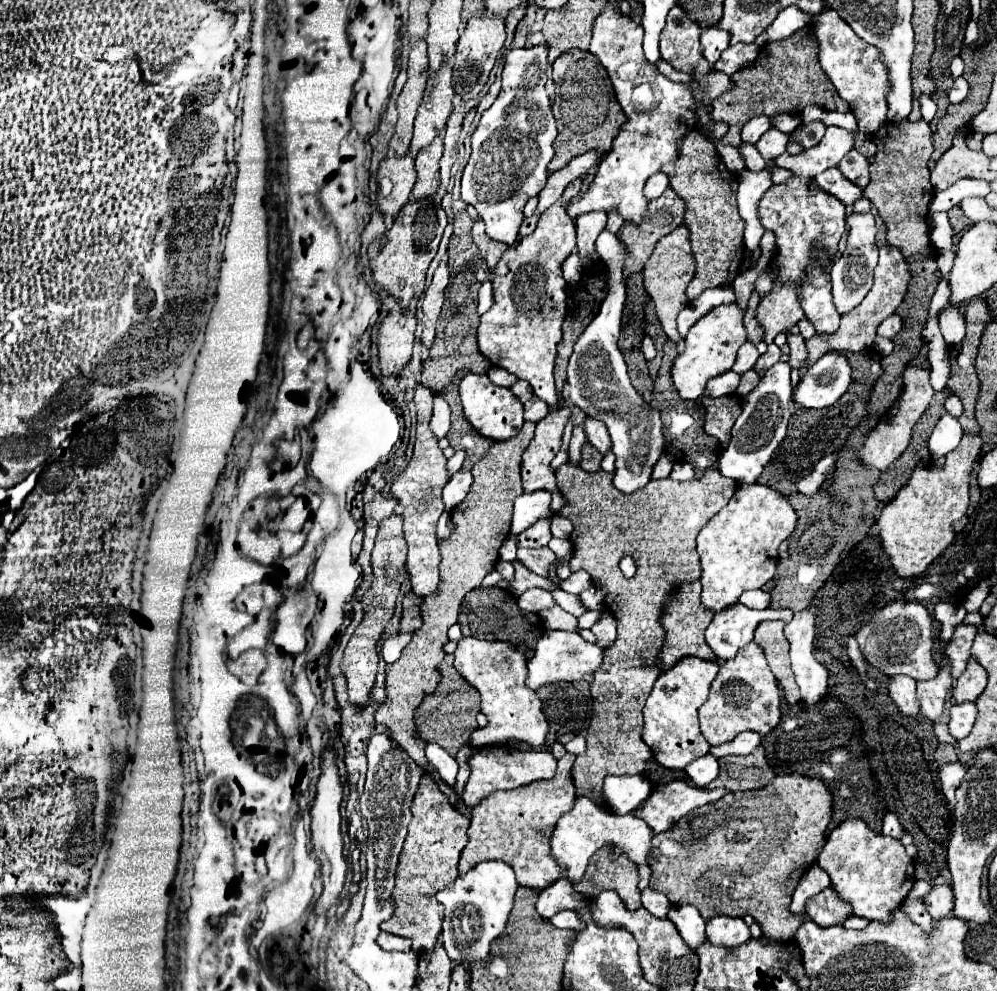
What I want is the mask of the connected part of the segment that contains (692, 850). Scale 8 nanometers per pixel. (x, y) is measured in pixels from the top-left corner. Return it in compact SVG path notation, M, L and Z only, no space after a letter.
M800 773L776 777L764 789L726 793L720 801L688 813L688 817L668 833L654 835L652 857L656 857L656 861L652 861L654 879L650 881L650 887L668 895L676 905L694 905L704 919L712 919L716 915L752 915L766 937L788 941L802 925L800 915L790 913L792 893L806 869L818 859L826 843L830 821L832 793L828 785L822 779L804 777Z

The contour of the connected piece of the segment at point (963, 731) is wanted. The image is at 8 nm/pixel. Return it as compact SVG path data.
M972 701L952 705L950 721L948 721L948 729L950 729L952 737L956 737L956 739L966 737L972 731L974 721L976 721L976 705Z

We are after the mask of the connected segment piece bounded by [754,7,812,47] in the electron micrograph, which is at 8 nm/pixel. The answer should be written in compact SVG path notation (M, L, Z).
M786 7L786 9L782 9L782 11L776 15L776 19L772 21L772 25L766 27L766 29L756 37L754 43L756 43L758 47L762 47L764 43L772 43L772 41L776 41L776 39L786 39L786 37L790 37L794 31L802 29L804 25L808 25L810 19L812 19L812 17L808 17L808 15L802 13L800 9L796 9L796 7Z

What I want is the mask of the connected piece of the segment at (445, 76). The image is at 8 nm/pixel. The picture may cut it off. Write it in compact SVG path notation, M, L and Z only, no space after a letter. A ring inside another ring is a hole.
M444 65L440 73L434 73L428 79L422 105L418 107L418 115L414 121L414 137L410 145L412 157L418 155L420 149L428 147L436 135L440 135L446 129L446 121L452 113L452 69L450 65Z

